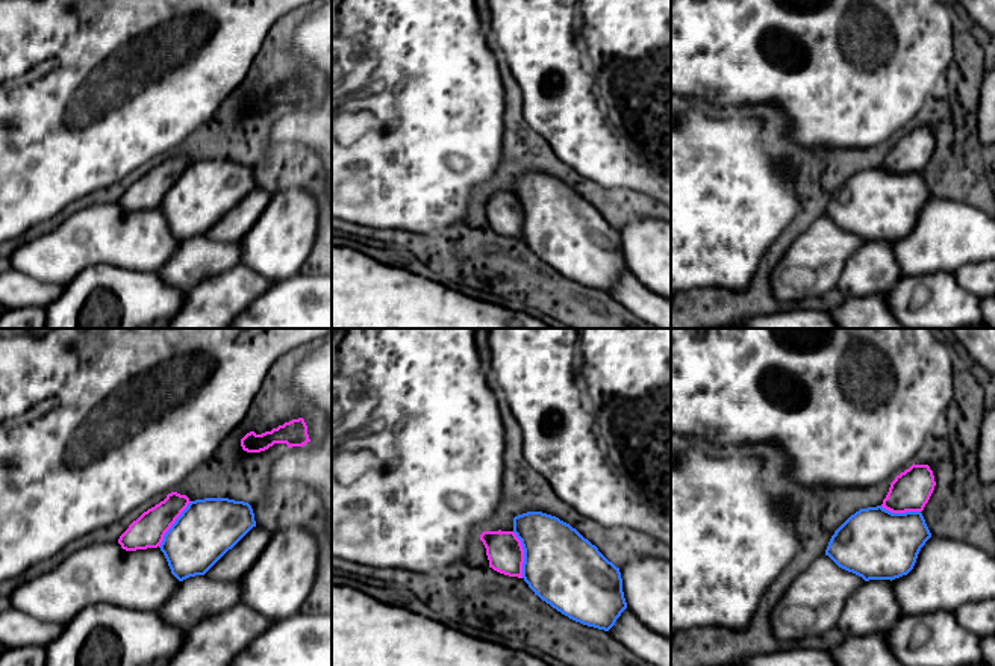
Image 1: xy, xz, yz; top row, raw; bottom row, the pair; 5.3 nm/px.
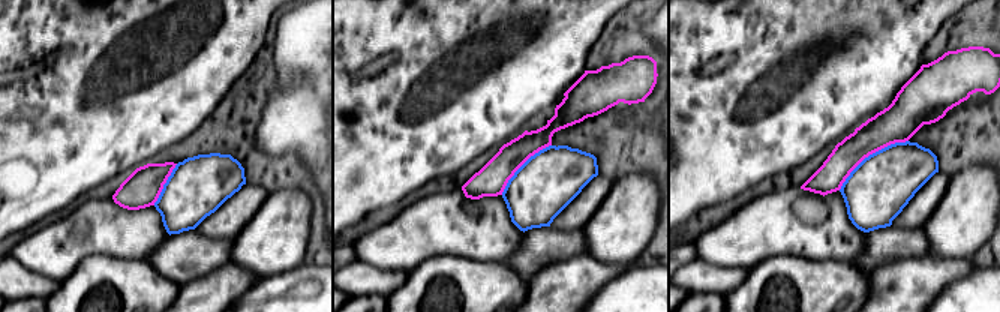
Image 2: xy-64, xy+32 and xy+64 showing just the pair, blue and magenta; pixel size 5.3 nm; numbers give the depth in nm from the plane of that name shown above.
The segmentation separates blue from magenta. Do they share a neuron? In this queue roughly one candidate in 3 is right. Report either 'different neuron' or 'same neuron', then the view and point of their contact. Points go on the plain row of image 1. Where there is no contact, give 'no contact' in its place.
different neuron; contact xz (524, 215)

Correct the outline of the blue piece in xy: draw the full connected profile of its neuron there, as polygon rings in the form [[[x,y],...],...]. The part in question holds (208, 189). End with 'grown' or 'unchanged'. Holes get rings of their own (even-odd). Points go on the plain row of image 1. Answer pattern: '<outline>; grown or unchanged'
[[[204,159],[188,165],[161,204],[171,235],[183,242],[204,236],[253,188],[248,163],[229,159]]]; unchanged

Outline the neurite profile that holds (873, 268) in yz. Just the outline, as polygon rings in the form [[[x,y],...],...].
[[[869,241],[845,262],[837,289],[847,297],[887,294],[901,277],[891,241]]]

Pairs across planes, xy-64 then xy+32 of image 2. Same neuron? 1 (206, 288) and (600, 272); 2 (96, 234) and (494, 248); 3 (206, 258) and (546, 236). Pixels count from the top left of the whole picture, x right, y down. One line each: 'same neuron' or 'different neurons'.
1: same neuron
2: same neuron
3: same neuron

